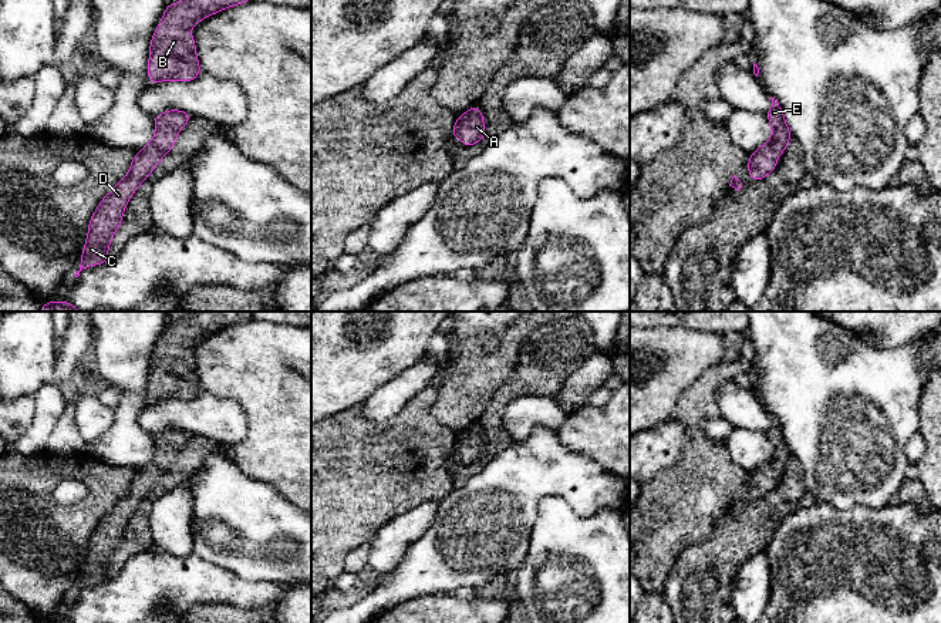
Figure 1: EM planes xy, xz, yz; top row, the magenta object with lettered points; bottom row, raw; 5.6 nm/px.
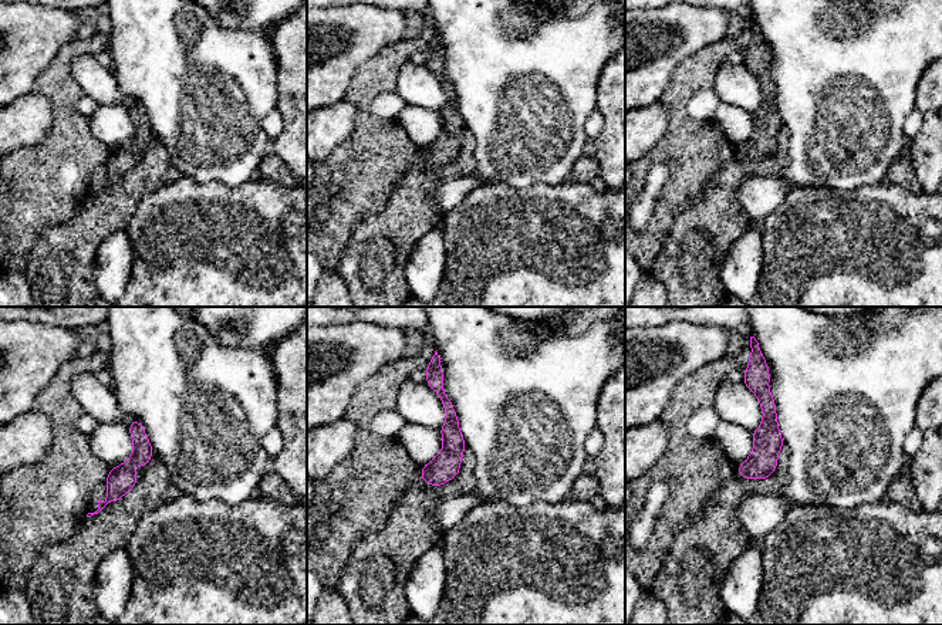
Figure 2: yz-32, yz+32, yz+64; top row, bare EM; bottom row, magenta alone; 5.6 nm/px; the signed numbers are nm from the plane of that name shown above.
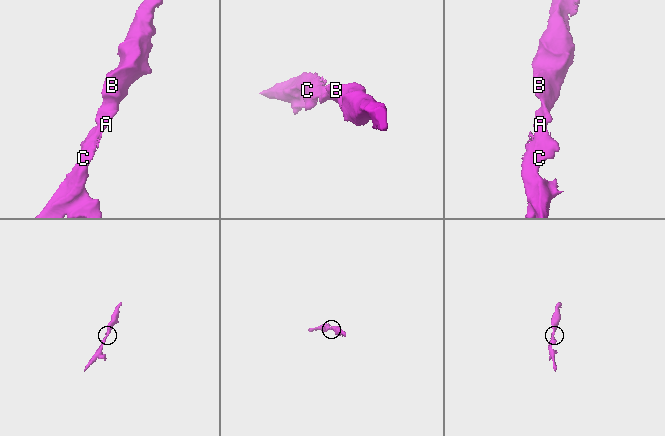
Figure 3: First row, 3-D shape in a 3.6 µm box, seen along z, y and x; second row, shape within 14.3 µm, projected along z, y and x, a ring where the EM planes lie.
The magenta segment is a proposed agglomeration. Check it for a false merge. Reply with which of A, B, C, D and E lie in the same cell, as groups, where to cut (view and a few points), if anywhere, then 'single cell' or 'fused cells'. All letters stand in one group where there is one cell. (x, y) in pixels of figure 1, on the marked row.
A B C D E | no cut | single cell

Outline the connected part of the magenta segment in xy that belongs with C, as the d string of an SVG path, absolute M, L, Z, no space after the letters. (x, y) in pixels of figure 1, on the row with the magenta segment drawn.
M169 110L152 118L155 122L154 138L141 152L136 152L127 176L101 199L90 219L88 236L82 247L80 270L74 275L75 277L80 276L82 269L109 260L108 247L114 233L121 225L128 201L171 151L179 131L189 122L192 115L185 111Z

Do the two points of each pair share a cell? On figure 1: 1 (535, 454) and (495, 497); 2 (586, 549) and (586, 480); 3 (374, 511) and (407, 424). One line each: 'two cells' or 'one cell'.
1: one cell
2: two cells
3: one cell

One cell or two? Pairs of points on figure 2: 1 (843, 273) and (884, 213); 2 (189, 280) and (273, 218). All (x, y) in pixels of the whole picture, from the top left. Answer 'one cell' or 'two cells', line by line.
1: one cell
2: one cell

